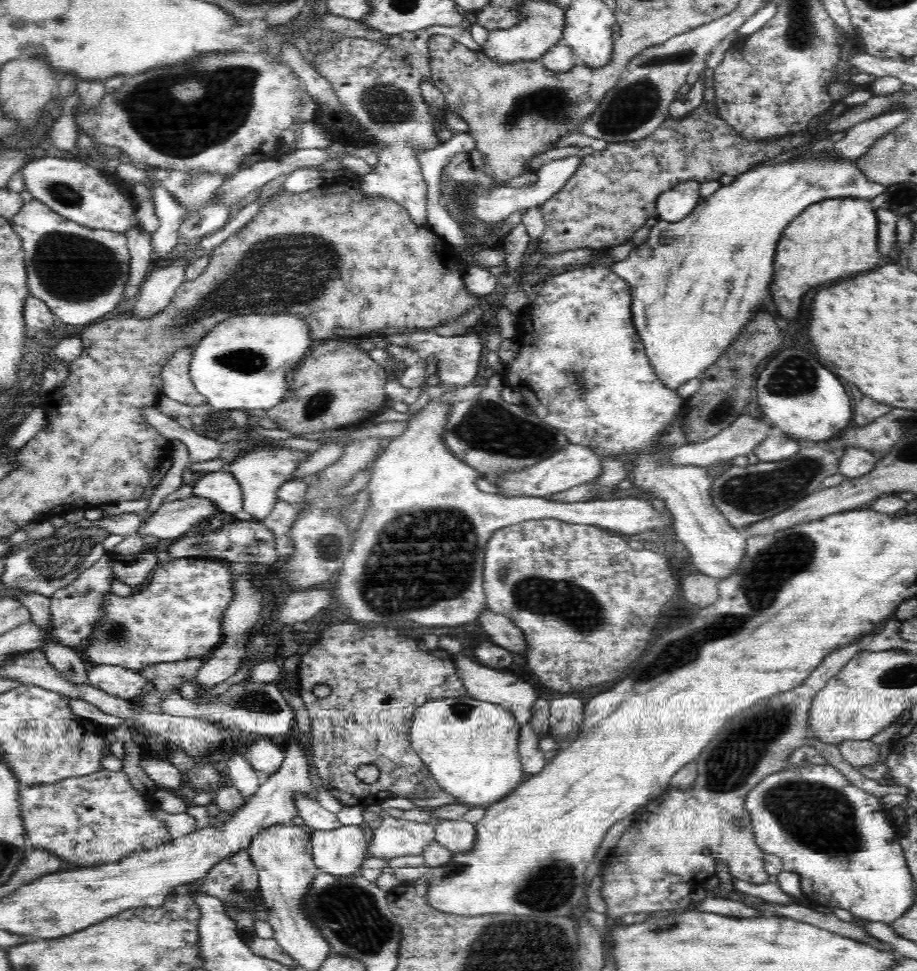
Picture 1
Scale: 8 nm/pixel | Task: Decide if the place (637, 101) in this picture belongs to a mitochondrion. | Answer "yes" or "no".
yes

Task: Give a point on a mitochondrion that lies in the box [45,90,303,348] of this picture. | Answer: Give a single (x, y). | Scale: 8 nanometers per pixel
(194, 187)

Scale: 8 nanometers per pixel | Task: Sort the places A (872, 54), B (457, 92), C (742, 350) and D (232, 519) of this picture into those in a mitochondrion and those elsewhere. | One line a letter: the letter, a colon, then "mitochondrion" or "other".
A: other
B: other
C: mitochondrion
D: other

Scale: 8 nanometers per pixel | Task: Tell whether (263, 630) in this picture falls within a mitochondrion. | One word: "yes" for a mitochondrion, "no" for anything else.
no

